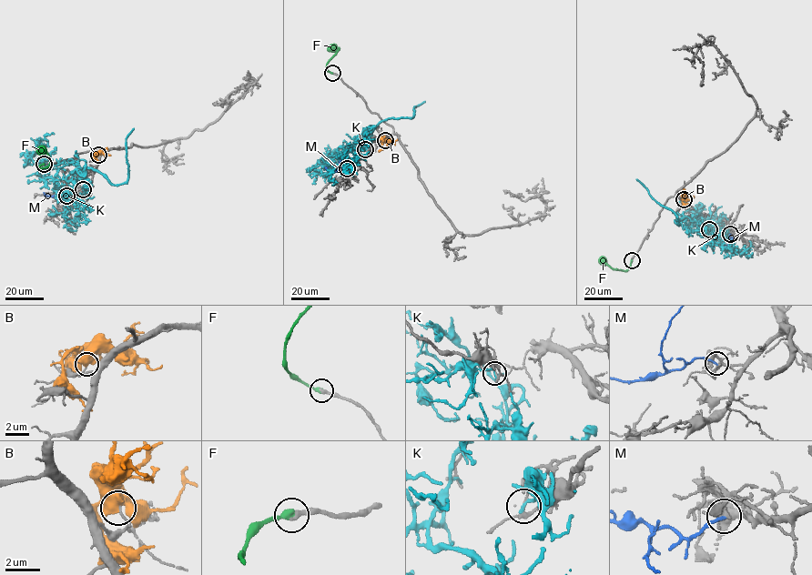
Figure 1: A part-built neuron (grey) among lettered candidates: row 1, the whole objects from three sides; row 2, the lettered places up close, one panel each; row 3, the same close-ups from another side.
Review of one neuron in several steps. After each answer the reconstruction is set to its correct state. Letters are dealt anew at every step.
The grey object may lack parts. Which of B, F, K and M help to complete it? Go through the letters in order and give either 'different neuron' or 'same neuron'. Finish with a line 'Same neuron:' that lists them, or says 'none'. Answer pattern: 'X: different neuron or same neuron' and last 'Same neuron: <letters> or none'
B: different neuron
F: same neuron
K: different neuron
M: different neuron
Same neuron: F

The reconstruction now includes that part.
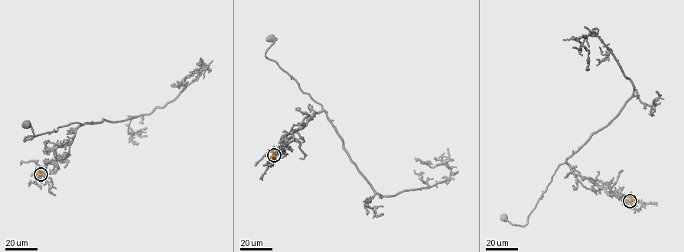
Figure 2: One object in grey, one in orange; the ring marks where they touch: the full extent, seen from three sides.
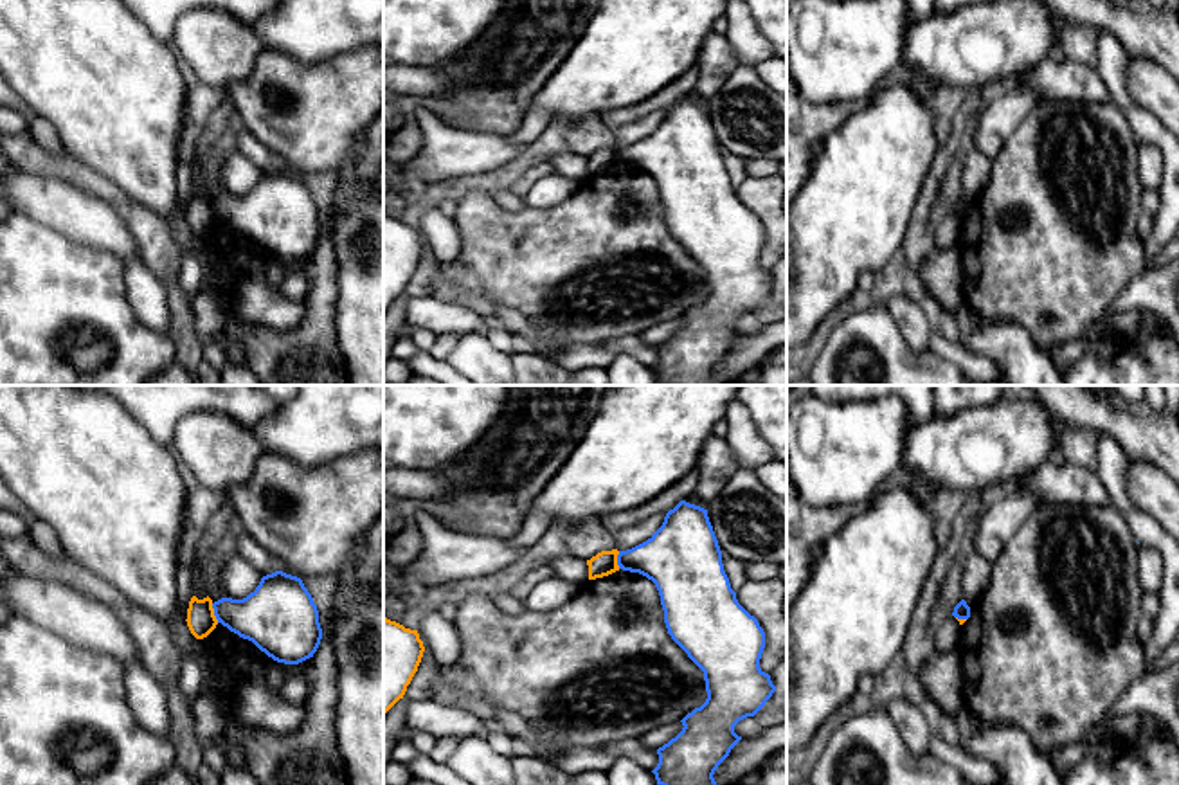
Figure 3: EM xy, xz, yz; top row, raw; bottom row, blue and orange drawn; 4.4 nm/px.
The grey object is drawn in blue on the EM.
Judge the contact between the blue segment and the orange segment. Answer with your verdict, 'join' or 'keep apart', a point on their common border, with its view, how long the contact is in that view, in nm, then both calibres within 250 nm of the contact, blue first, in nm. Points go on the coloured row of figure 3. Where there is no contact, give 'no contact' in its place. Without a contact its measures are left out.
keep apart | xy (215, 613) | 90 nm | 280/130 nm

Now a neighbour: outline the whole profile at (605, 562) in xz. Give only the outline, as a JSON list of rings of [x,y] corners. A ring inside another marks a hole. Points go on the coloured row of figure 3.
[[[617,549],[601,551],[596,556],[592,556],[590,560],[587,560],[589,580],[603,578],[603,576],[608,576],[619,571],[617,555],[619,555]]]

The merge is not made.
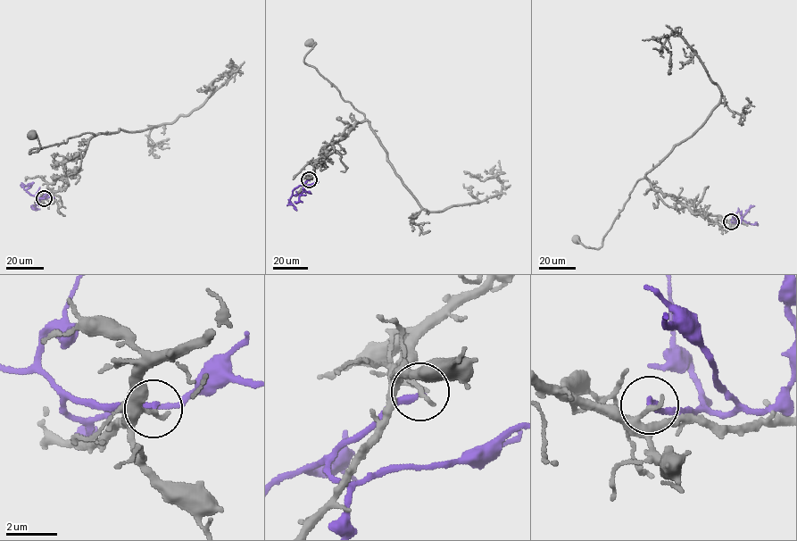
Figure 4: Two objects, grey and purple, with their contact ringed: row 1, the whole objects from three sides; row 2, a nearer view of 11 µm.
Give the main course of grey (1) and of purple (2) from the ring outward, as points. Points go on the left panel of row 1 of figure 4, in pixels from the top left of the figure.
1: (44, 199), (48, 191), (68, 186), (63, 163), (82, 155), (94, 133), (29, 153), (40, 147), (31, 135)
2: (44, 198), (31, 195), (23, 187), (31, 187)

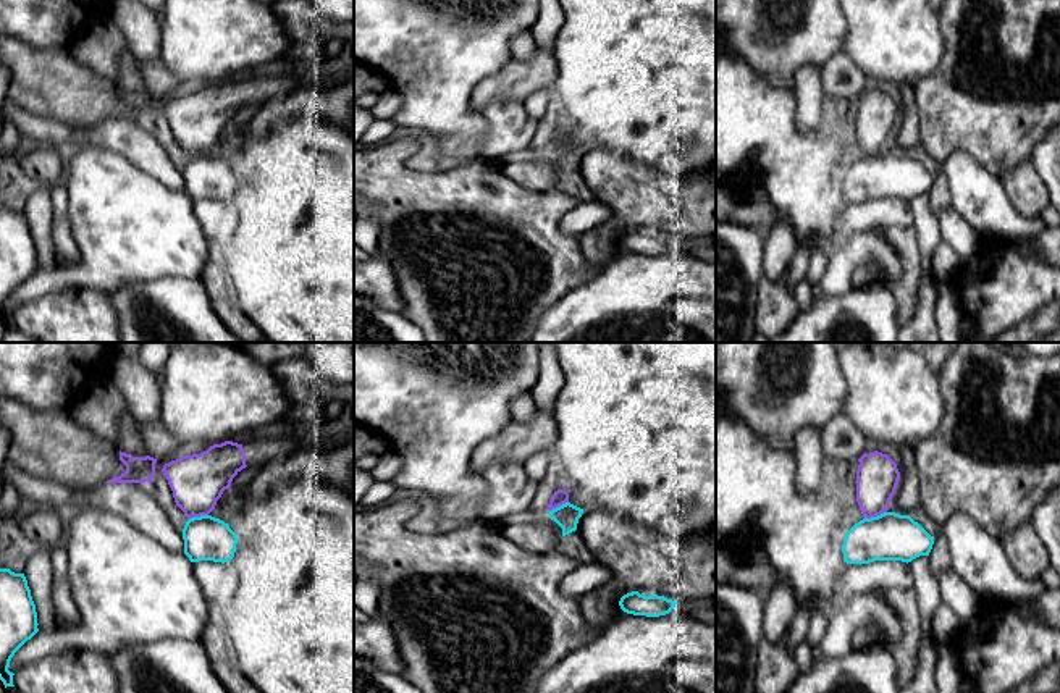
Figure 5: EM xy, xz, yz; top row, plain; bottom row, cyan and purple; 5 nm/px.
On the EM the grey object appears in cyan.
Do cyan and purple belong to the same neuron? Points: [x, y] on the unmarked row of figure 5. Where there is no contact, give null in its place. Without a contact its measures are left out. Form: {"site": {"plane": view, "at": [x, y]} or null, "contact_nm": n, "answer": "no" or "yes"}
{"site": {"plane": "yz", "at": [874, 155]}, "contact_nm": 120, "answer": "no"}

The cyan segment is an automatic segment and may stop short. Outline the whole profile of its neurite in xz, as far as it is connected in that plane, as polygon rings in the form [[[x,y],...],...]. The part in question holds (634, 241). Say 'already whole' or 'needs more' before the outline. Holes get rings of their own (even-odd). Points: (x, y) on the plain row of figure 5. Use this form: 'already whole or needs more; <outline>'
already whole; [[[638,229],[627,231],[619,239],[619,244],[624,250],[646,255],[666,254],[675,246],[675,242],[675,239],[664,234],[645,234]]]

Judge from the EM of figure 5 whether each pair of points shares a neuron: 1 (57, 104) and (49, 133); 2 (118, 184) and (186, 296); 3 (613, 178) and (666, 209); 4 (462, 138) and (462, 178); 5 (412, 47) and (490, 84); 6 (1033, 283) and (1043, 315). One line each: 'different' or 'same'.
1: different
2: different
3: same
4: different
5: different
6: different

